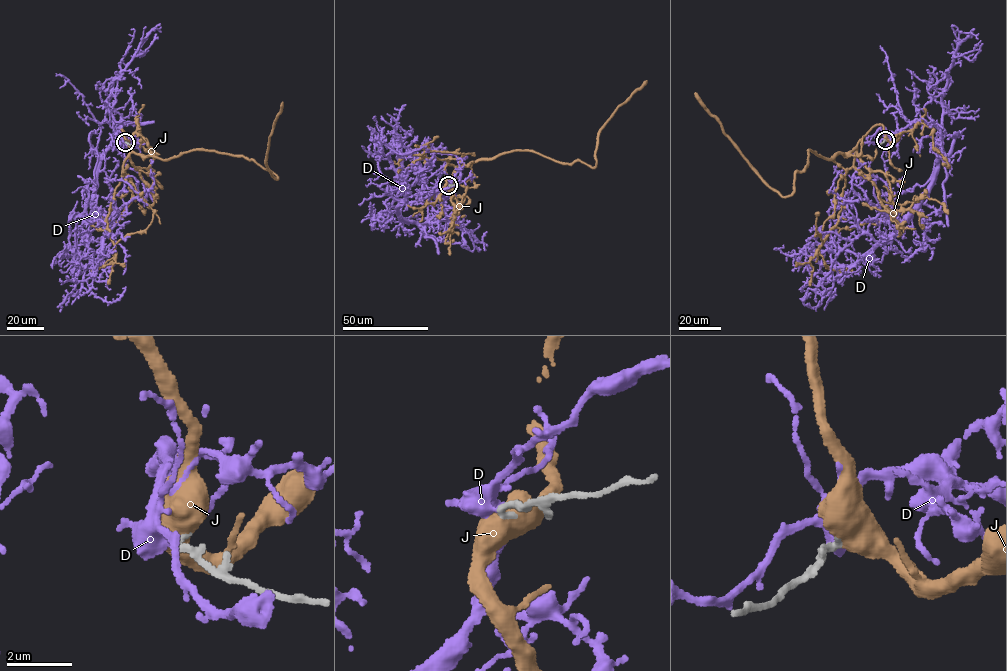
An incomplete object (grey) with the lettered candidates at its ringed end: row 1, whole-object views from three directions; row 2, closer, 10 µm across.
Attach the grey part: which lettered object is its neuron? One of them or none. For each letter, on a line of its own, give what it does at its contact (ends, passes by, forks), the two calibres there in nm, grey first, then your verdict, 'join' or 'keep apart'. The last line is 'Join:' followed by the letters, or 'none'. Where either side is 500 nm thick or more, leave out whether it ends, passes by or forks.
D: it passes by | 280/340 nm | join
J: 200/700 nm | keep apart
Join: D

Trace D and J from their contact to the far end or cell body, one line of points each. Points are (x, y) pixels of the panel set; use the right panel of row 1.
D: (885, 140), (887, 136), (898, 137), (901, 130), (916, 120), (929, 123), (939, 130), (937, 169), (925, 192)
J: (885, 139), (883, 128), (876, 124), (850, 151), (827, 159), (807, 152), (792, 193), (781, 196), (695, 93)

